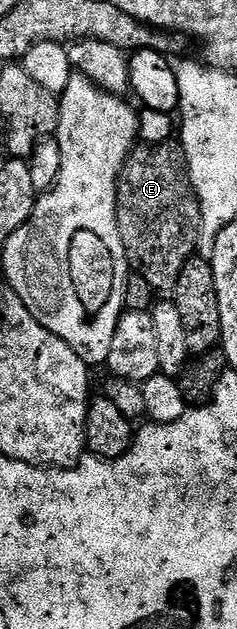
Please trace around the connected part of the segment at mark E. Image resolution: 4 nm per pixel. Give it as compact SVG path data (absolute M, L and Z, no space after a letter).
M174 142L136 146L119 174L117 225L130 270L147 280L155 293L174 292L186 263L199 246L201 213L187 171L187 155Z

